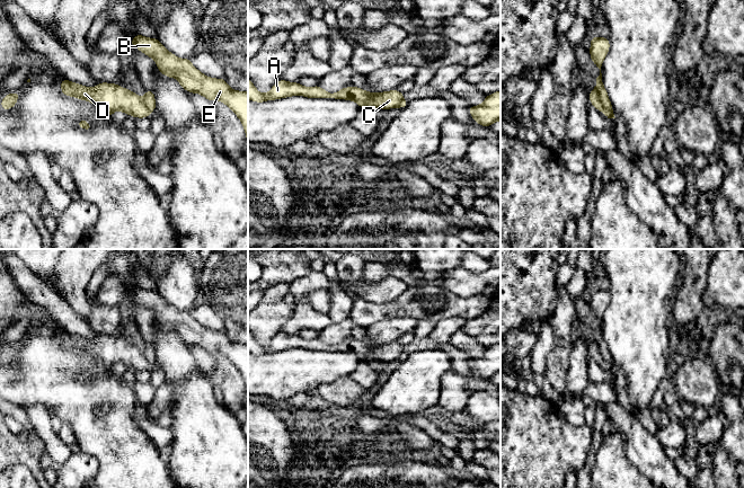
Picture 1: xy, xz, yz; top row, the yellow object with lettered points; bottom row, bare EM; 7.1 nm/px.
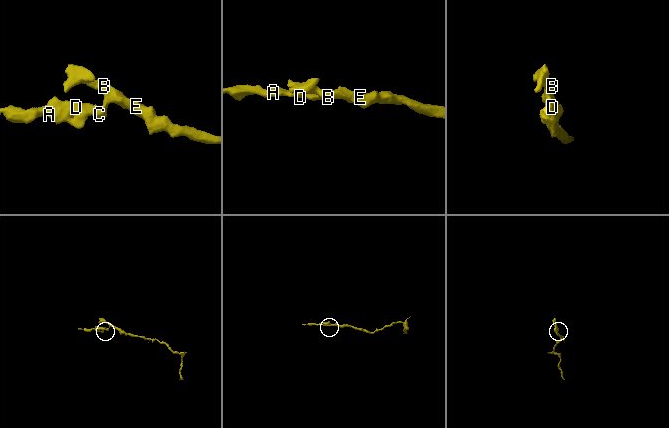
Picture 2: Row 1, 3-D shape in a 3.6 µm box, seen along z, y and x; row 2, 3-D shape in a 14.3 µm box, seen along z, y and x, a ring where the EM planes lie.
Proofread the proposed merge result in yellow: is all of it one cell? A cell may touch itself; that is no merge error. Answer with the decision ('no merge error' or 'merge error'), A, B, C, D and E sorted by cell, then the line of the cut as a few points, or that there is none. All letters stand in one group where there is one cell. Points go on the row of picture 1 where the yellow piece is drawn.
merge error | A C D / B E | yz (595, 89), (602, 105), (612, 113)

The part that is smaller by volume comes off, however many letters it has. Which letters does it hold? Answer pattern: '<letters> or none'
A, C, D

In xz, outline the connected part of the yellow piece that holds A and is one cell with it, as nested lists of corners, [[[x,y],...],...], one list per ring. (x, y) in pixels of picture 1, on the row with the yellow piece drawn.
[[[248,78],[248,99],[255,103],[276,100],[291,96],[304,96],[307,98],[353,100],[364,109],[370,107],[391,109],[399,107],[404,95],[404,92],[396,89],[383,92],[369,92],[358,87],[345,87],[337,92],[330,94],[324,90],[319,85],[315,87],[304,87],[299,82],[289,82],[283,79],[278,80],[267,94],[260,94]]]

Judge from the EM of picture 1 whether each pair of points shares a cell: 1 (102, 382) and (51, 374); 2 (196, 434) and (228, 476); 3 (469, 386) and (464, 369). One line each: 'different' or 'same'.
1: same
2: same
3: different

